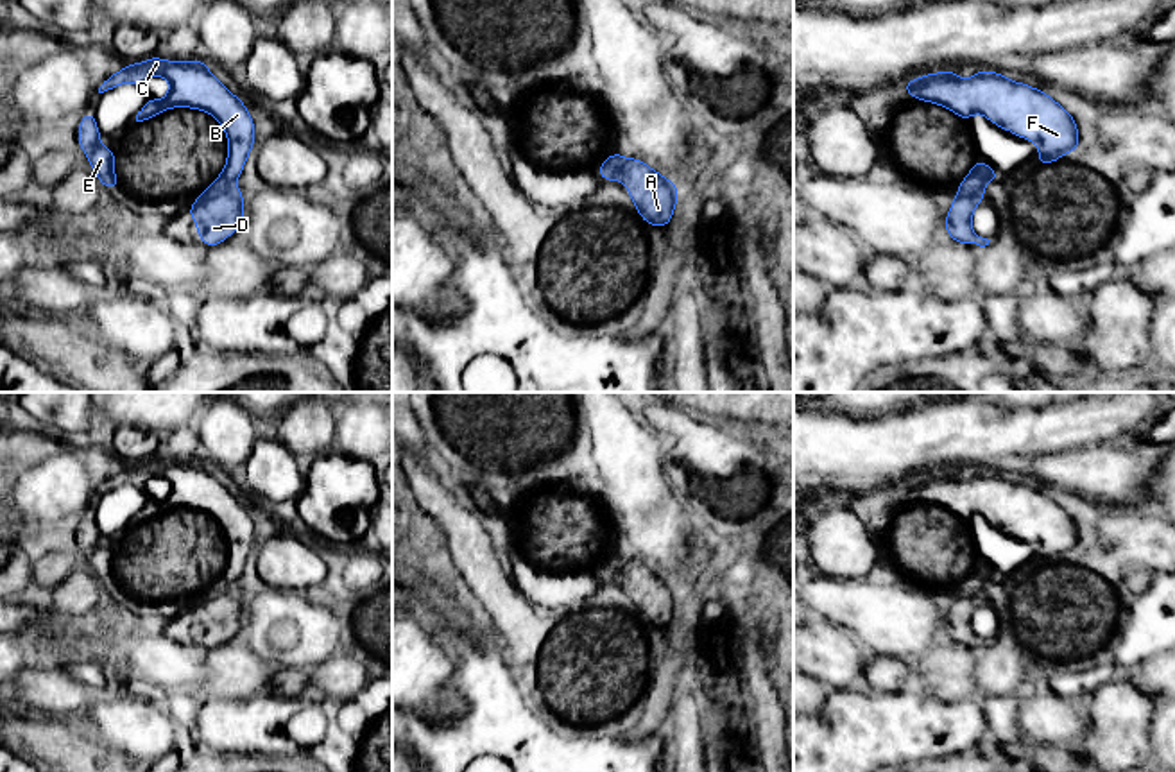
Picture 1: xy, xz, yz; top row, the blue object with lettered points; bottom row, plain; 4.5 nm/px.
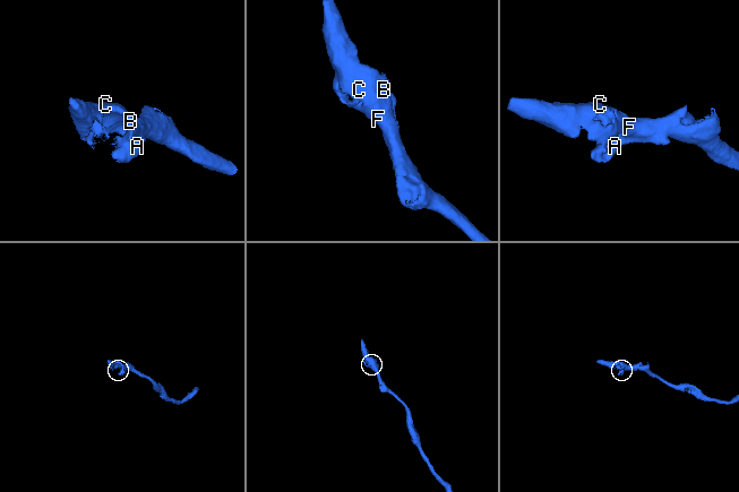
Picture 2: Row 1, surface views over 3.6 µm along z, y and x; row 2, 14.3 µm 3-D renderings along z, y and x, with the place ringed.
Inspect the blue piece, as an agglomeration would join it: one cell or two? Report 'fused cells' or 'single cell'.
fused cells

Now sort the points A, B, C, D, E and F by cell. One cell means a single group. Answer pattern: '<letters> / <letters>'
A D / B C E F

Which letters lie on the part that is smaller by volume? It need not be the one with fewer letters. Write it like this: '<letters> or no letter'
A, D

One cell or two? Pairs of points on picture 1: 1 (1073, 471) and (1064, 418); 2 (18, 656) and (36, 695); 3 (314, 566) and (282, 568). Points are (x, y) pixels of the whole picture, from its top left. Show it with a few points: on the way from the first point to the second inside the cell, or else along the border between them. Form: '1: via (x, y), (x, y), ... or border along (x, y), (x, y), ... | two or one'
1: border along (1088, 445), (1043, 454), (1034, 459) | two
2: border along (36, 661), (18, 674) | two
3: via (307, 566), (289, 566) | one

